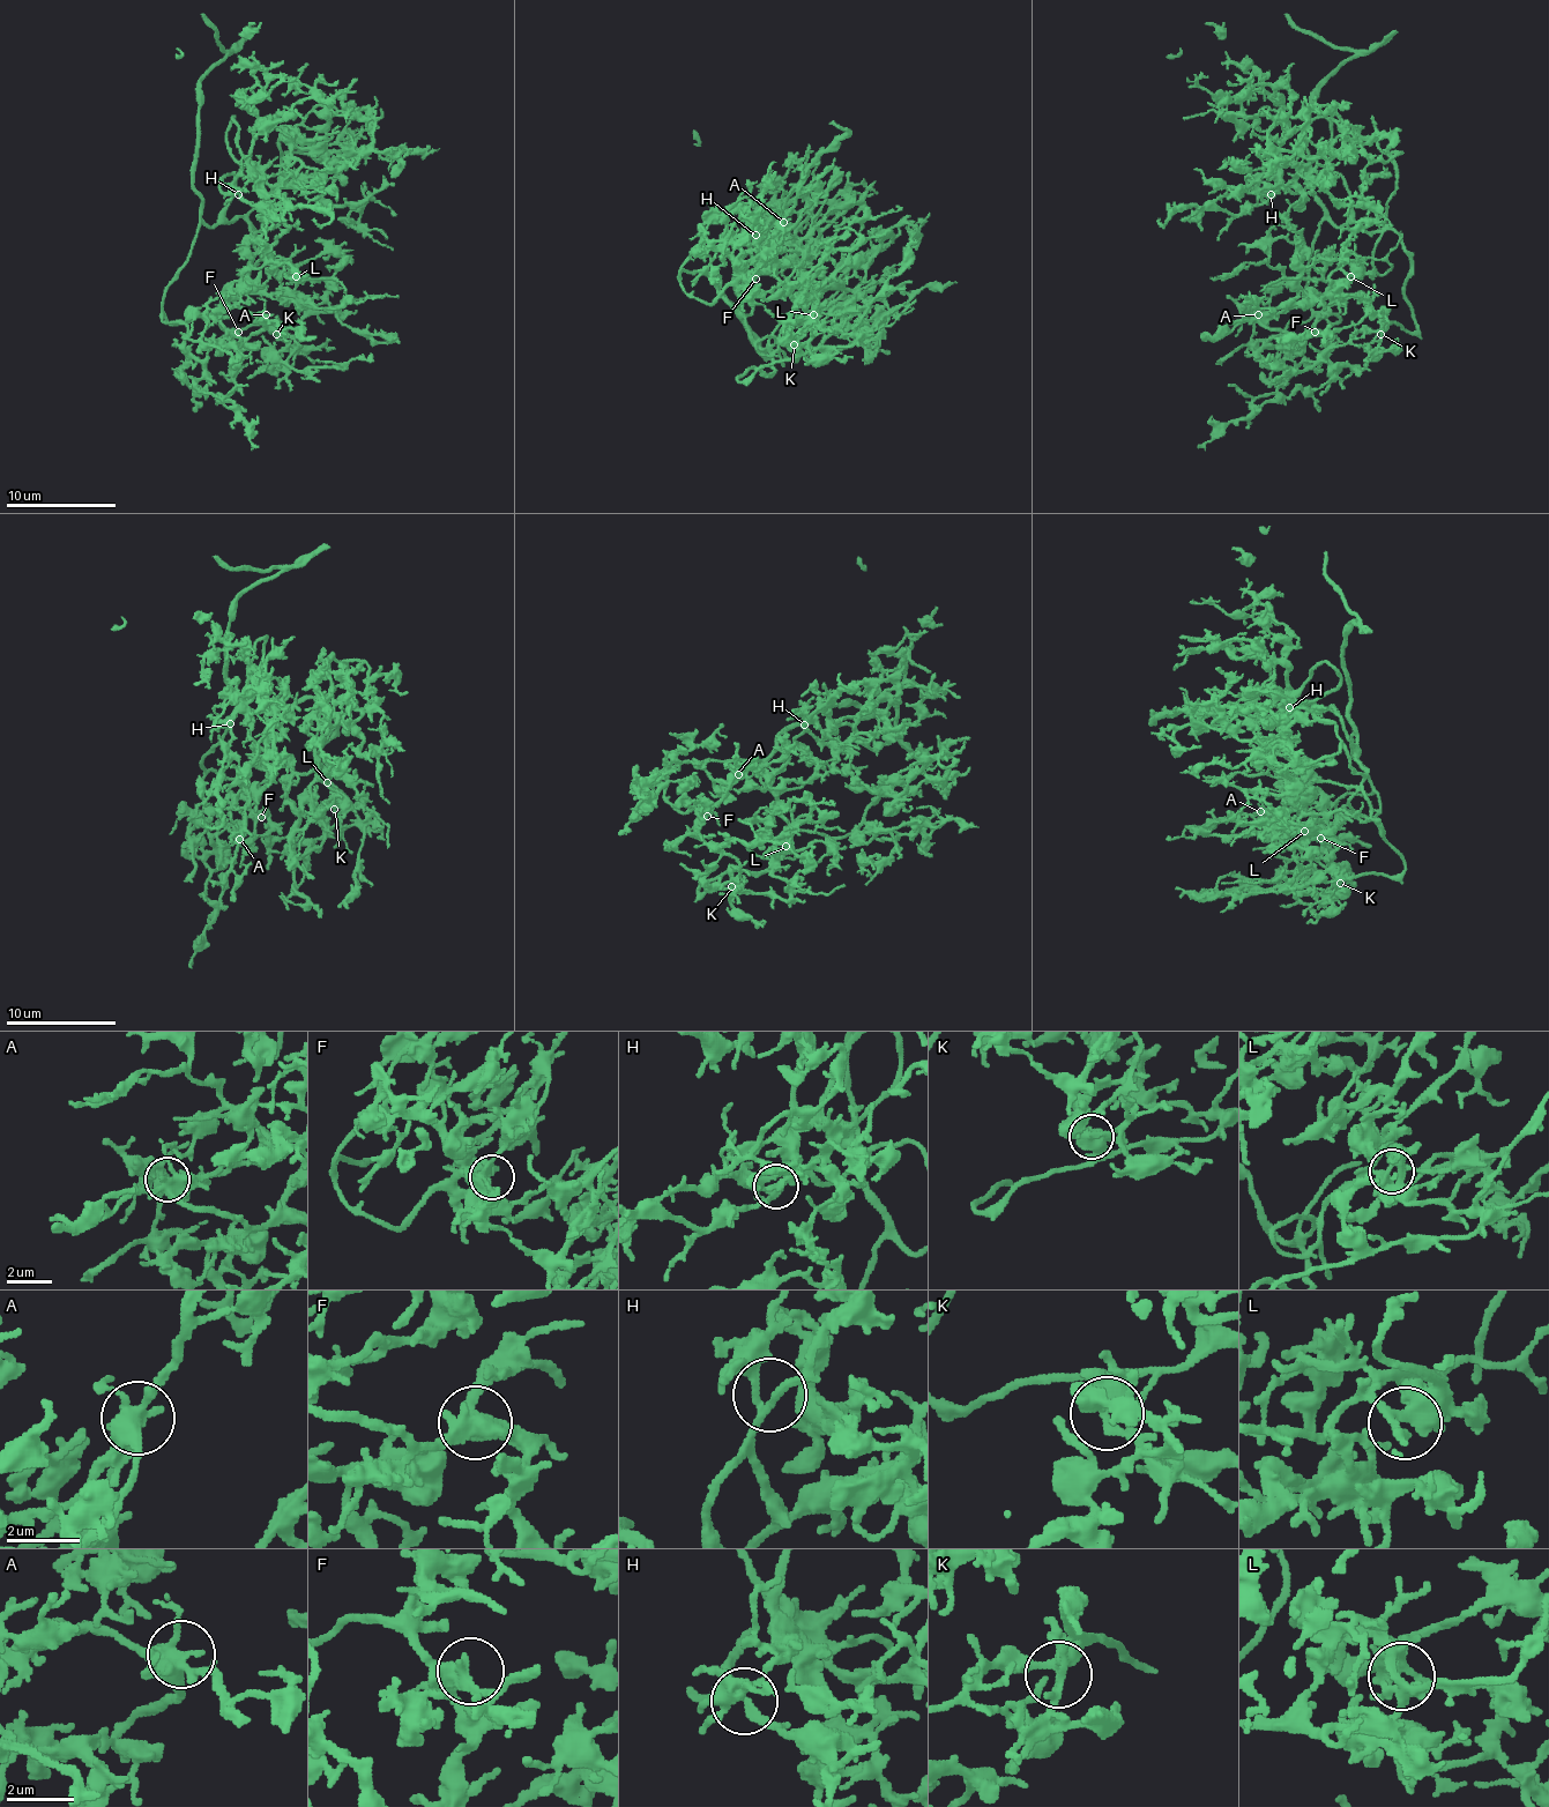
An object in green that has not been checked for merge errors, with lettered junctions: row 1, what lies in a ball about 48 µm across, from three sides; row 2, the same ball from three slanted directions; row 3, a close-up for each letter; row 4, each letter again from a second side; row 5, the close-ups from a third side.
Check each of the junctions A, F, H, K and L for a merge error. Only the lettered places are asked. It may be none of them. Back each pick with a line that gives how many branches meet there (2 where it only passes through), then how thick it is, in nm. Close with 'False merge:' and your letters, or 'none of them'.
False merge: none of them

